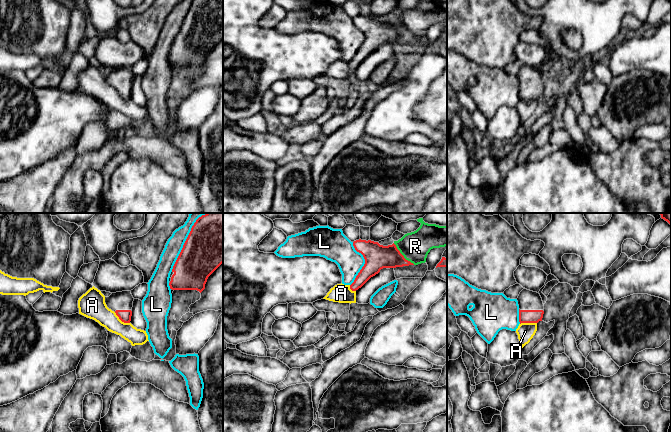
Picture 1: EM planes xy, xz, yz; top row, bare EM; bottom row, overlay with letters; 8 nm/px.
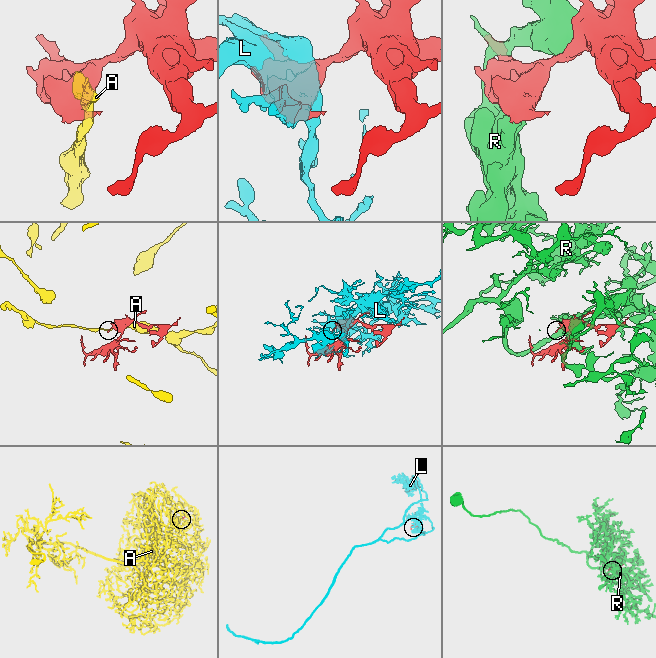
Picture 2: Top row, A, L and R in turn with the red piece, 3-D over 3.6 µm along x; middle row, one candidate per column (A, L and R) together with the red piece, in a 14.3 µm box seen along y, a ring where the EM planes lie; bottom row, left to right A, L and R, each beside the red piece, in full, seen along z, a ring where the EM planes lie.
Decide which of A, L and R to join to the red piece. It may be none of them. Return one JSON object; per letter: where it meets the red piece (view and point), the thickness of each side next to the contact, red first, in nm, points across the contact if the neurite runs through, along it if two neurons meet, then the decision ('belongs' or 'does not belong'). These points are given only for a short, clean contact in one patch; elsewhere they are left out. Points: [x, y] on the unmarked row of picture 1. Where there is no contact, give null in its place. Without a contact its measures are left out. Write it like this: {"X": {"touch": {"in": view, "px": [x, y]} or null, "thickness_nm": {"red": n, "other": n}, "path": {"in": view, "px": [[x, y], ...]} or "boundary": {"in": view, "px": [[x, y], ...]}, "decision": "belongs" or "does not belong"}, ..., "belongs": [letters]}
{"A": {"touch": {"in": "xy", "px": [121, 96]}, "thickness_nm": {"red": 100, "other": 190}, "boundary": {"in": "xy", "px": [[114, 88], [122, 97], [129, 99]]}, "decision": "does not belong"}, "L": {"touch": {"in": "xy", "px": [182, 24]}, "thickness_nm": {"red": 360, "other": 140}, "decision": "does not belong"}, "R": {"touch": {"in": "xz", "px": [402, 31]}, "thickness_nm": {"red": 200, "other": 240}, "decision": "does not belong"}, "belongs": []}

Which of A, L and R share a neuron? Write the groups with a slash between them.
A / L / R

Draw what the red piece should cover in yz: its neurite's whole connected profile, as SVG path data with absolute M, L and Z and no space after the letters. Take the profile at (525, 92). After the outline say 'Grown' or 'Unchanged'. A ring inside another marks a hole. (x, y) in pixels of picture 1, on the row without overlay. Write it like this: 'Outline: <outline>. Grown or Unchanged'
Outline: M523 65L518 74L519 98L538 99L542 97L544 80L539 69Z. Grown

